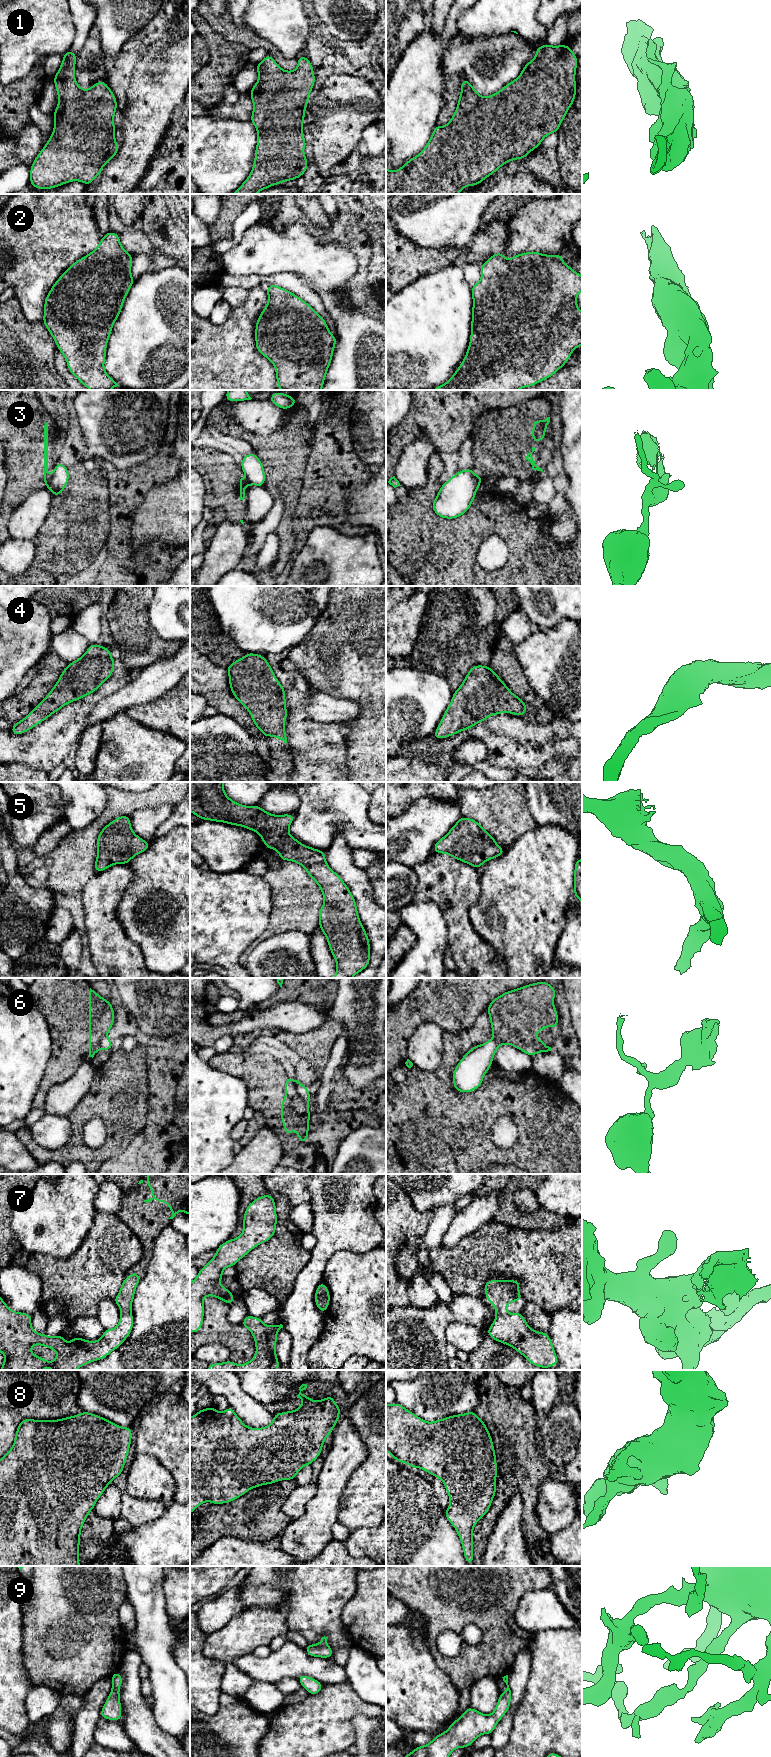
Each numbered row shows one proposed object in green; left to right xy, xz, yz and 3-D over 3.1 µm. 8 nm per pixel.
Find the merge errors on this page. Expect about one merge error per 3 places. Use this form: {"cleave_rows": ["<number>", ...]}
{"cleave_rows": ["3", "6"]}

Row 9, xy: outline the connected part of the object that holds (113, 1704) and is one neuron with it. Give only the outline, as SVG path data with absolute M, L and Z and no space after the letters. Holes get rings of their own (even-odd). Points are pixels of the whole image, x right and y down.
M116 1671L110 1678L112 1681L112 1689L101 1709L100 1718L121 1721L122 1713L119 1690L121 1683L123 1682L123 1678L119 1671Z

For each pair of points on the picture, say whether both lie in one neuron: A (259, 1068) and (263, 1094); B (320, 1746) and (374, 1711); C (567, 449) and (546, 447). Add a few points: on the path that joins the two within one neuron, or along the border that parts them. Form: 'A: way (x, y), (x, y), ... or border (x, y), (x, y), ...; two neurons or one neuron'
A: way (263, 1074), (263, 1088); one neuron
B: way (330, 1731), (352, 1709), (359, 1709); one neuron
C: border (562, 425), (560, 452); two neurons

